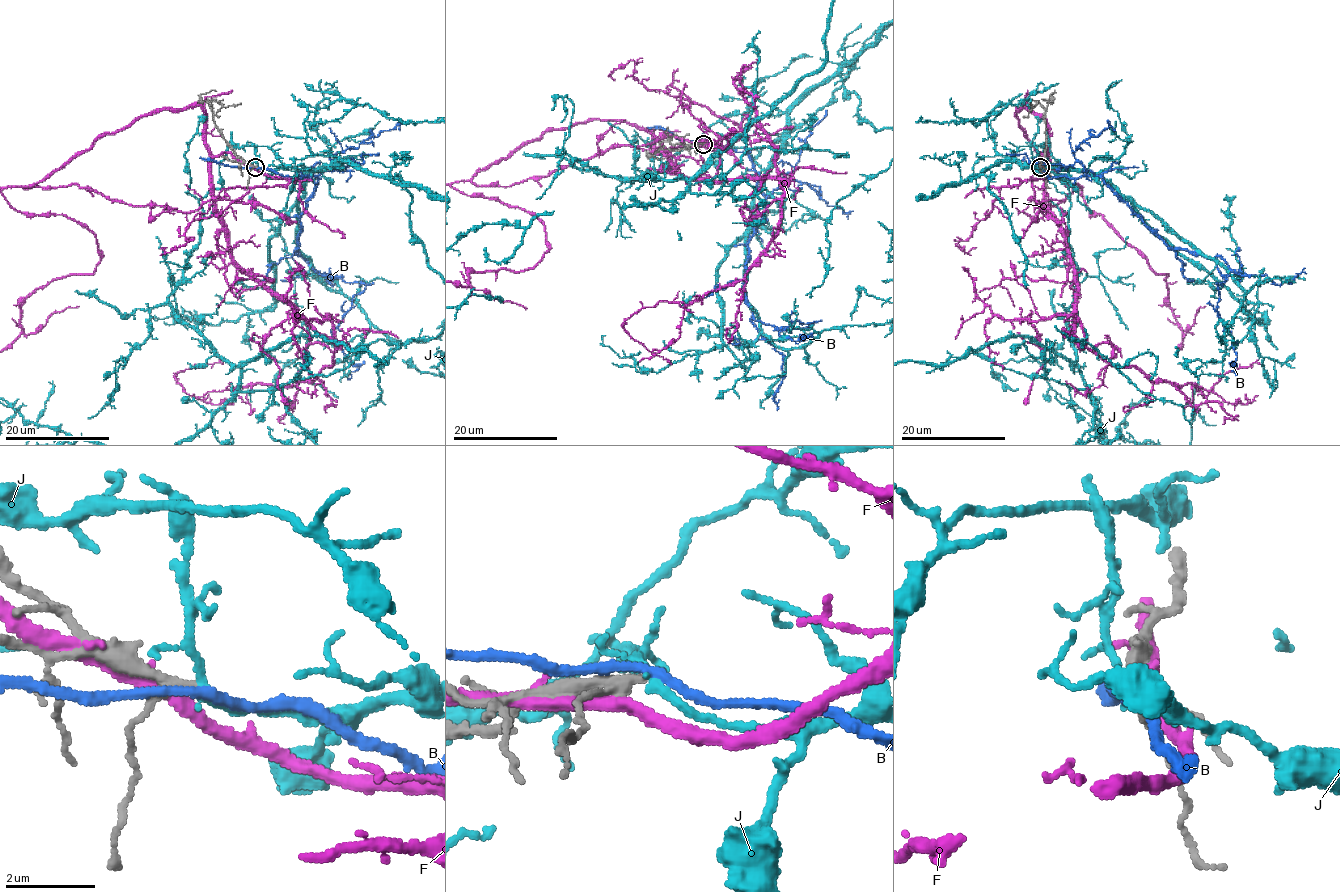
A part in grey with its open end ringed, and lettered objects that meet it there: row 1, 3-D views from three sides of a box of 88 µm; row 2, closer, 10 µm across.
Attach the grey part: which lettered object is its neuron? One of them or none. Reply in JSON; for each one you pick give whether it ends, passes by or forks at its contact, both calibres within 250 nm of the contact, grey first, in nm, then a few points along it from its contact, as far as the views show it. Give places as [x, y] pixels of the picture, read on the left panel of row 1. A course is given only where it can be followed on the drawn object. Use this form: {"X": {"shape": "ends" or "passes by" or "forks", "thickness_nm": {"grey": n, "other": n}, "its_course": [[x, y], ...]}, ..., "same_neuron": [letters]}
{"same_neuron": []}

